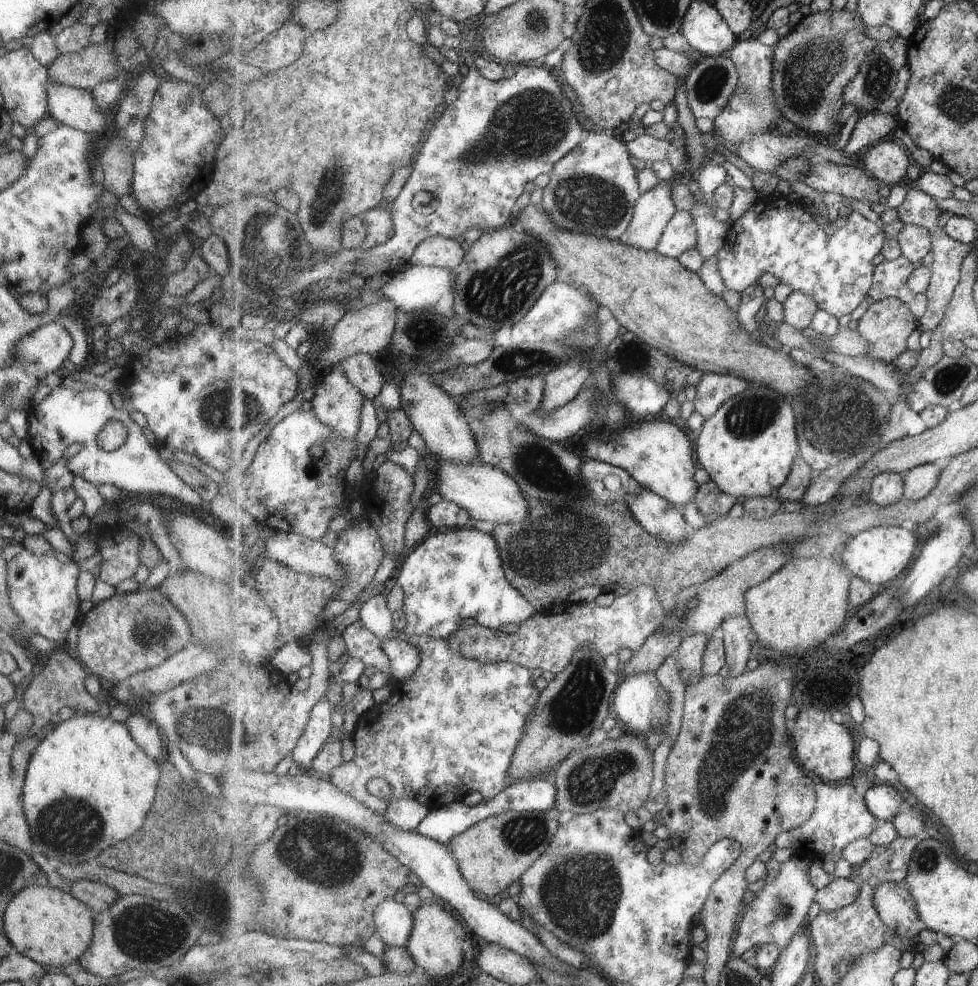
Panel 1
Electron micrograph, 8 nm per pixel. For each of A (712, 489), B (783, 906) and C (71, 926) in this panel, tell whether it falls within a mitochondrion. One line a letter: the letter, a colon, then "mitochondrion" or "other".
A: other
B: mitochondrion
C: other

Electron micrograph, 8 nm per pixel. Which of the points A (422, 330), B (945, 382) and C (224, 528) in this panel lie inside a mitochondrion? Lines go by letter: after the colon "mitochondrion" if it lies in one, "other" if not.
A: mitochondrion
B: mitochondrion
C: other

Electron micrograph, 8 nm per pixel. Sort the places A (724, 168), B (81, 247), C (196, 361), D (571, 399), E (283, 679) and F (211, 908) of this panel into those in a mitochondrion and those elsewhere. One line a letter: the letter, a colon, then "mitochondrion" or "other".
A: other
B: other
C: other
D: other
E: other
F: mitochondrion

